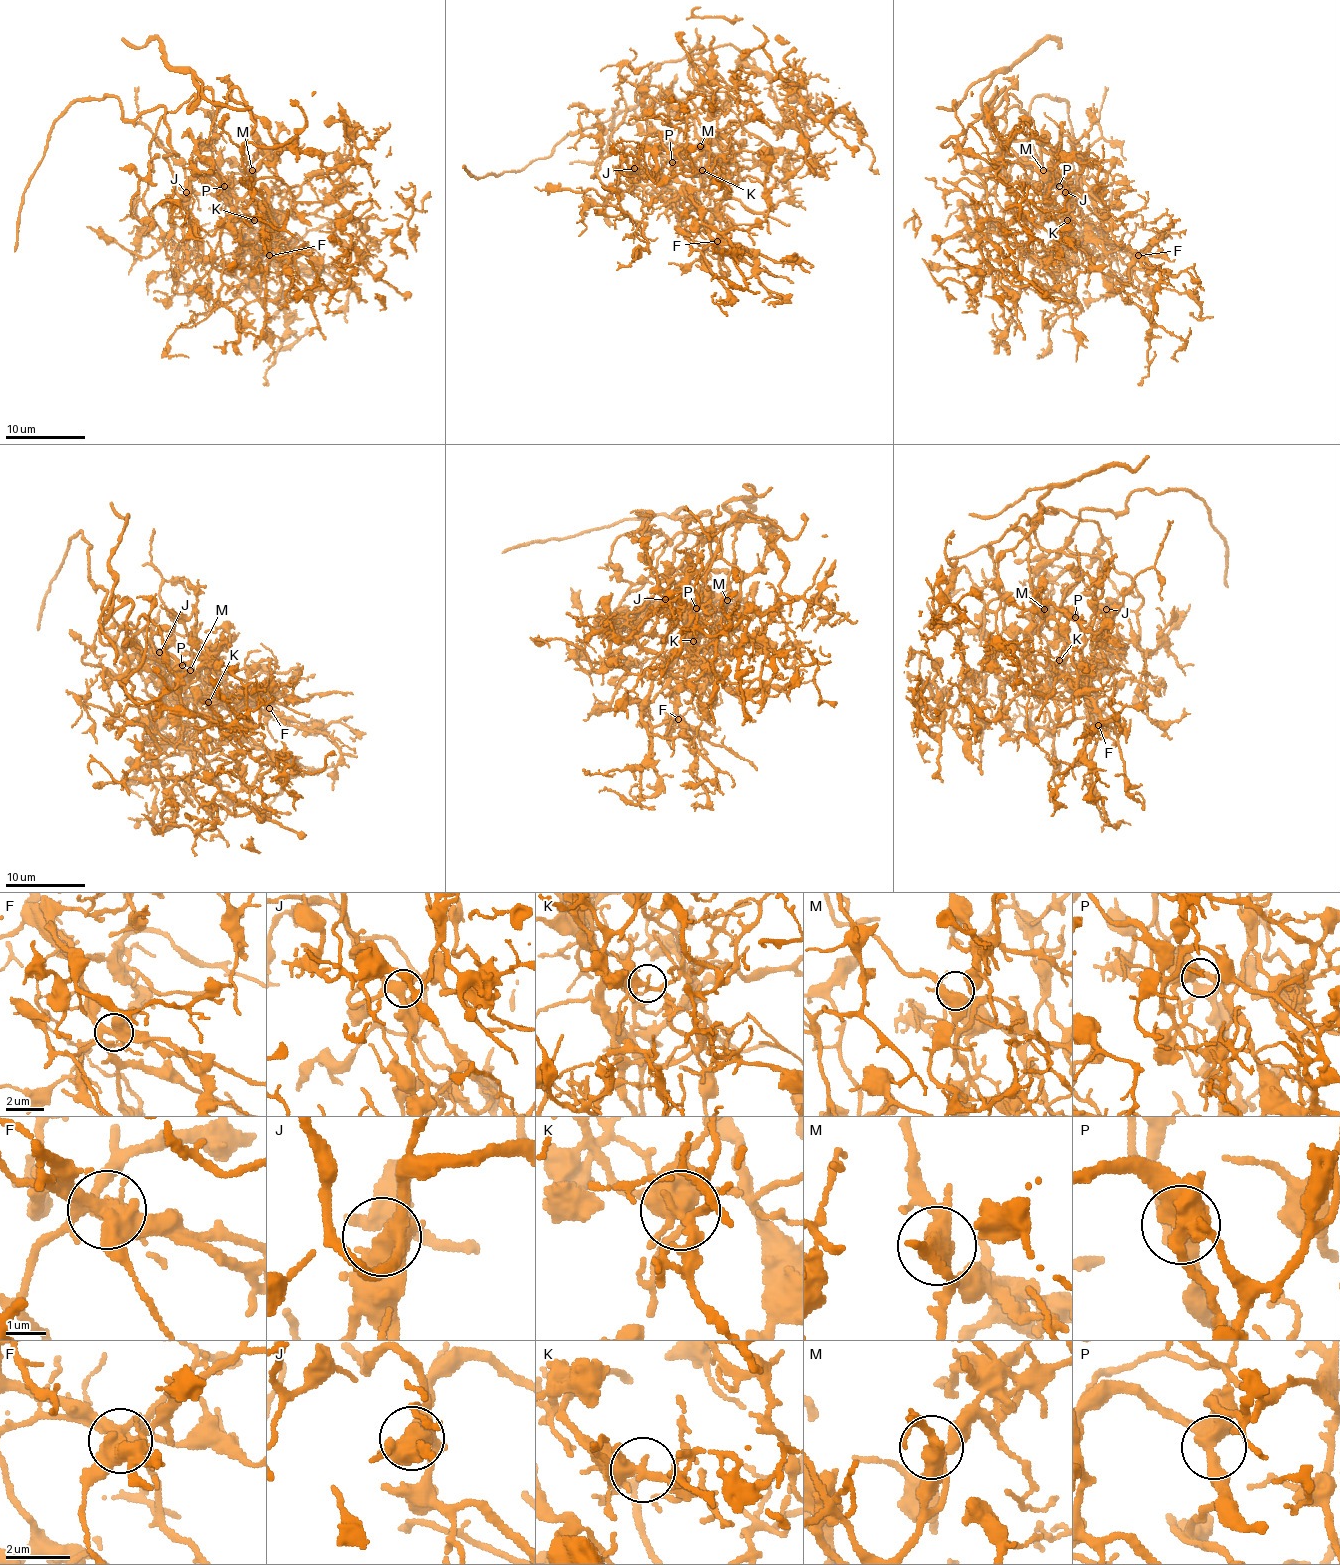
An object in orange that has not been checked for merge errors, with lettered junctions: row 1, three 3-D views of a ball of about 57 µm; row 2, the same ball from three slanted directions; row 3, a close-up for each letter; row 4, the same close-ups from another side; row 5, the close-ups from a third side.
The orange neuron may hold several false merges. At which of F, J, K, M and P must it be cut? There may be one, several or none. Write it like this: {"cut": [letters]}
{"cut": ["F"]}

